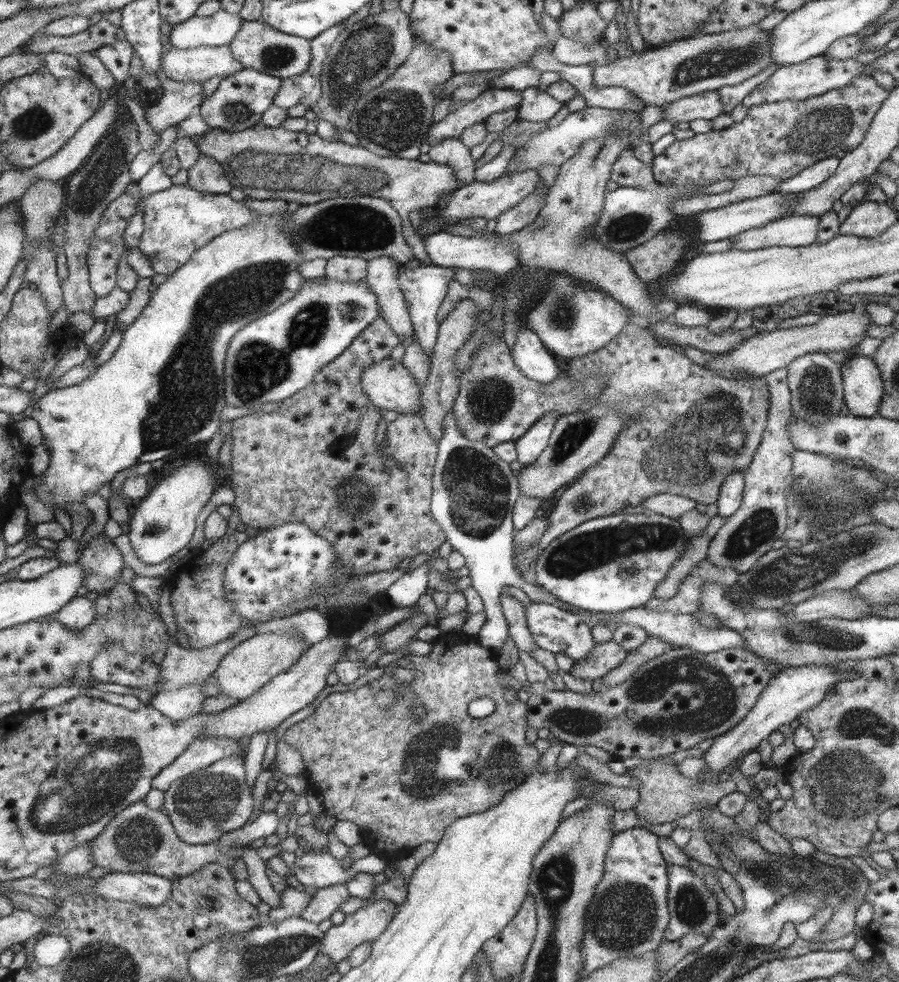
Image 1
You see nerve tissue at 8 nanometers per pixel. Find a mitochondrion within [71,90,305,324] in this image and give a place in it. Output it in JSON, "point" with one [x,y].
{"point":[239,113]}

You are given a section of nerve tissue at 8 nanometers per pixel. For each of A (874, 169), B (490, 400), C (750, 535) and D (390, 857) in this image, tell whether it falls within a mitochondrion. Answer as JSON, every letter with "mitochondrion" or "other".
{"A":"other","B":"mitochondrion","C":"mitochondrion","D":"other"}

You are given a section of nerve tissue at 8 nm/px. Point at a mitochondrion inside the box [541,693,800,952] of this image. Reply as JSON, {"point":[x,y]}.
{"point":[693,909]}

